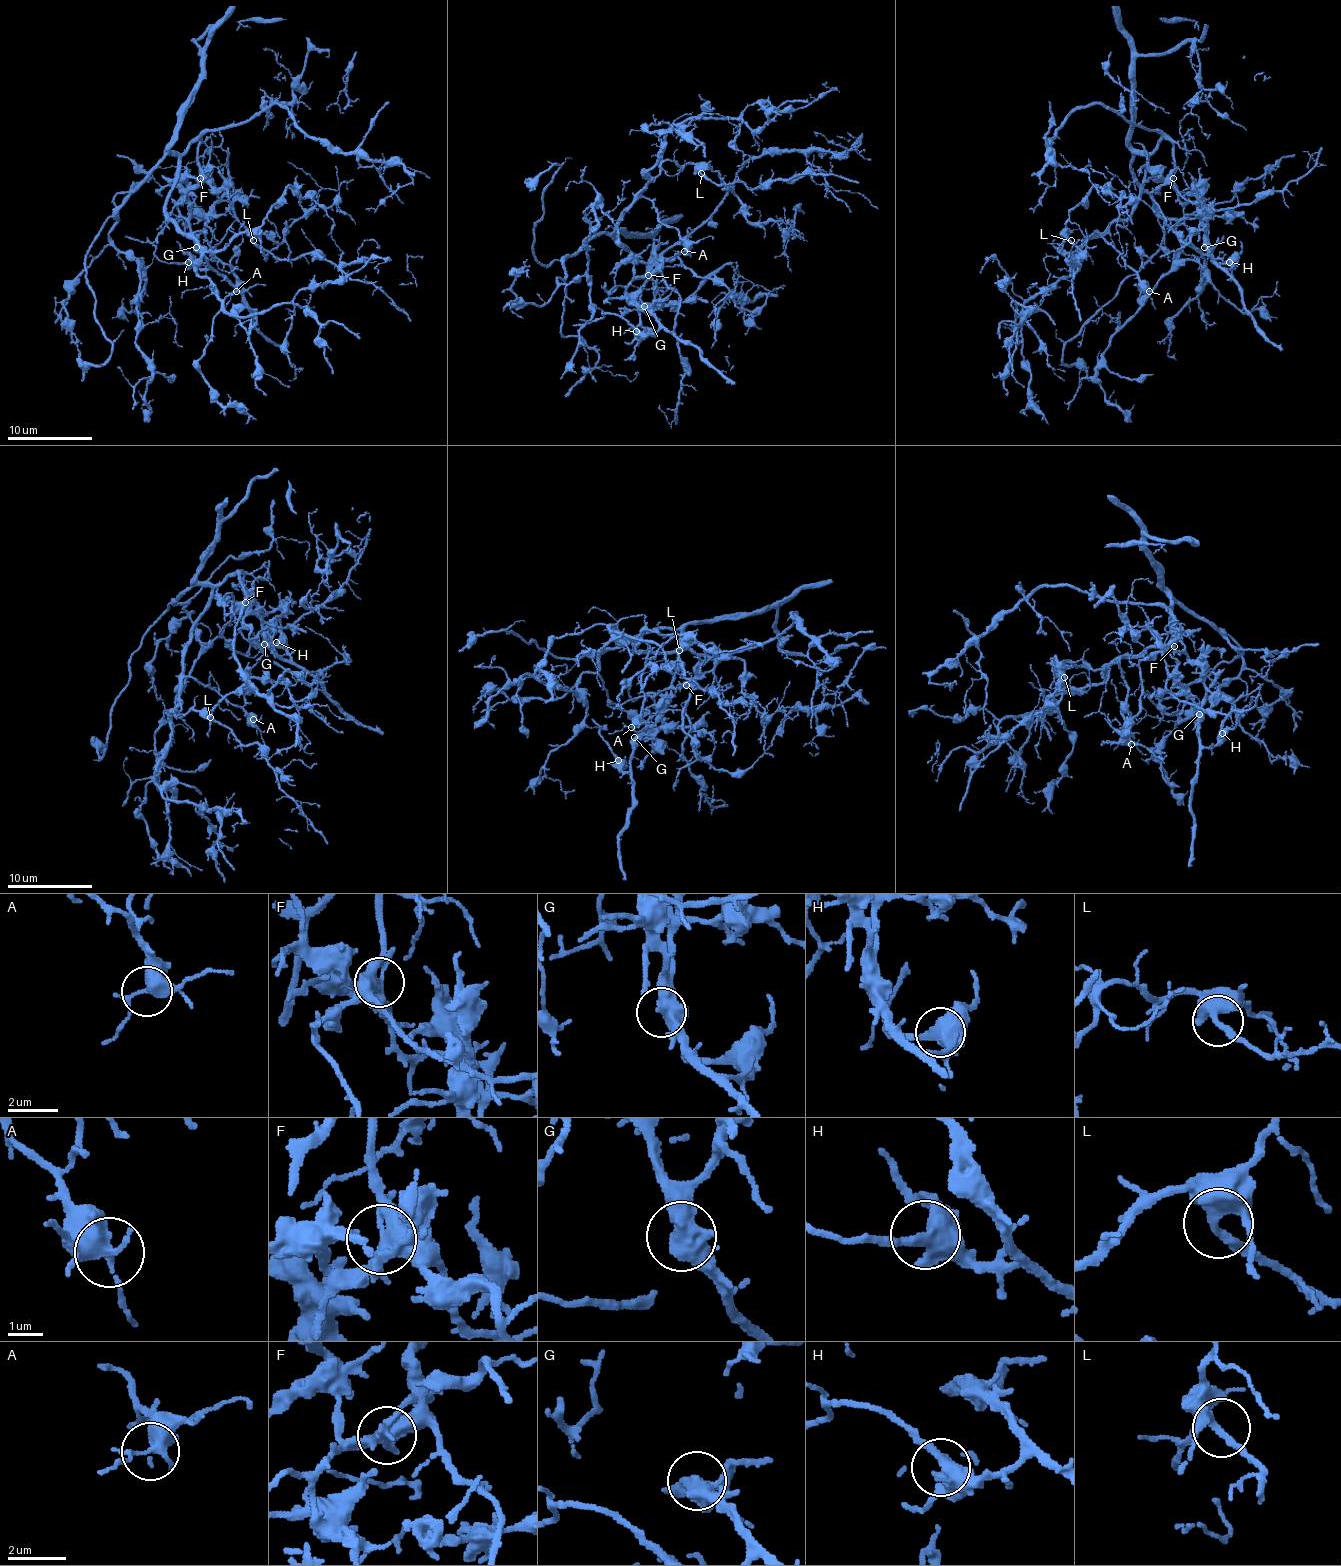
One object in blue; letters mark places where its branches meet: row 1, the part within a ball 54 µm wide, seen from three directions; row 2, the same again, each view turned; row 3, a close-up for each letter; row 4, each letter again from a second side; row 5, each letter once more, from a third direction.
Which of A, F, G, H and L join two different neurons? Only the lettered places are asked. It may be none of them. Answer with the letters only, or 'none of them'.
F

